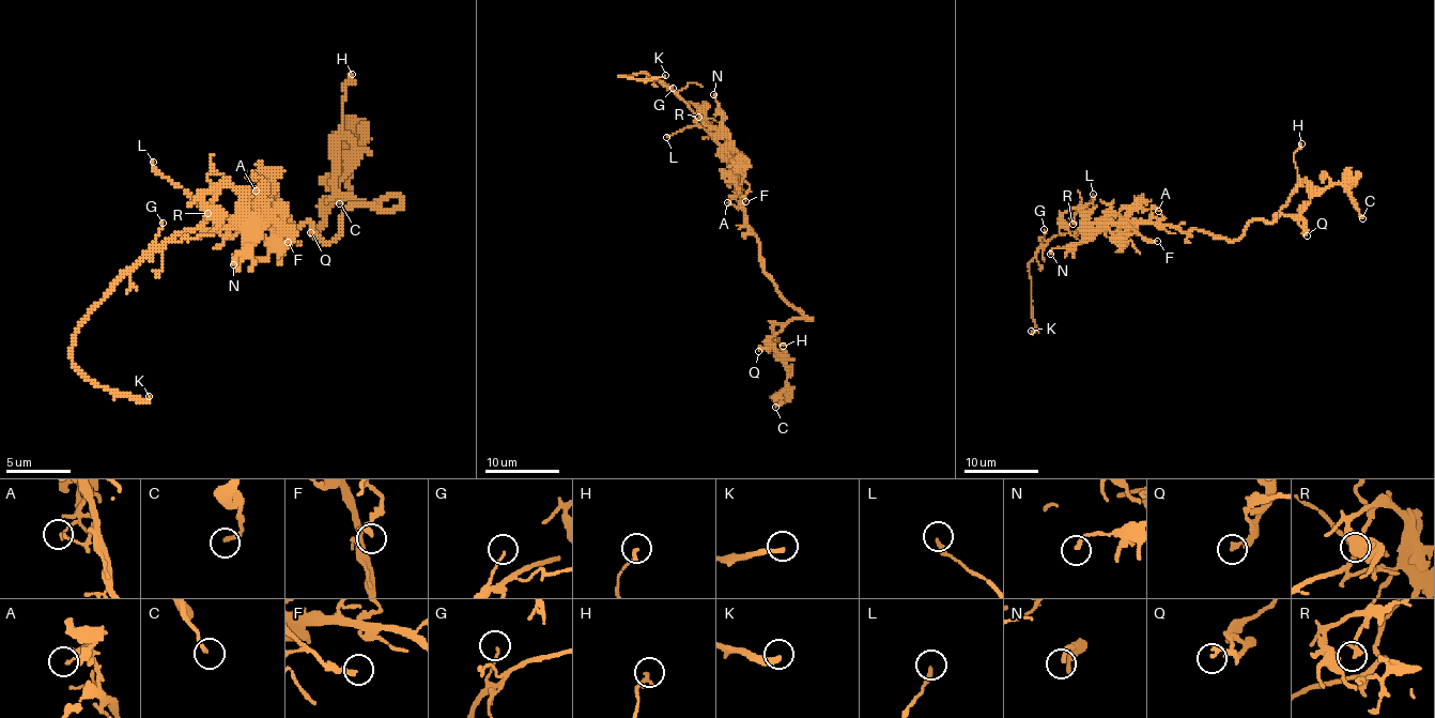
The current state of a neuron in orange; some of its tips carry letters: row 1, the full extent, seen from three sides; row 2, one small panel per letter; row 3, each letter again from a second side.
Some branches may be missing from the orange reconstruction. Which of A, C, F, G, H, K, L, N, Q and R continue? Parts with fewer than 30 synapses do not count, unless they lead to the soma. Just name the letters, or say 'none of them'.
K

